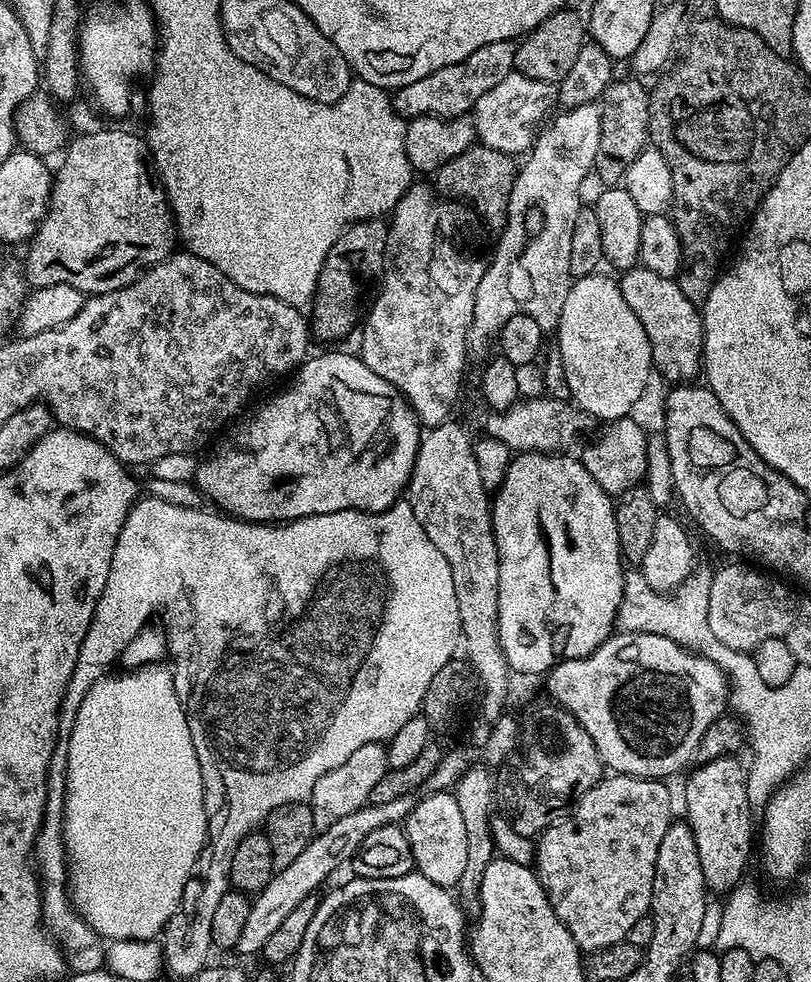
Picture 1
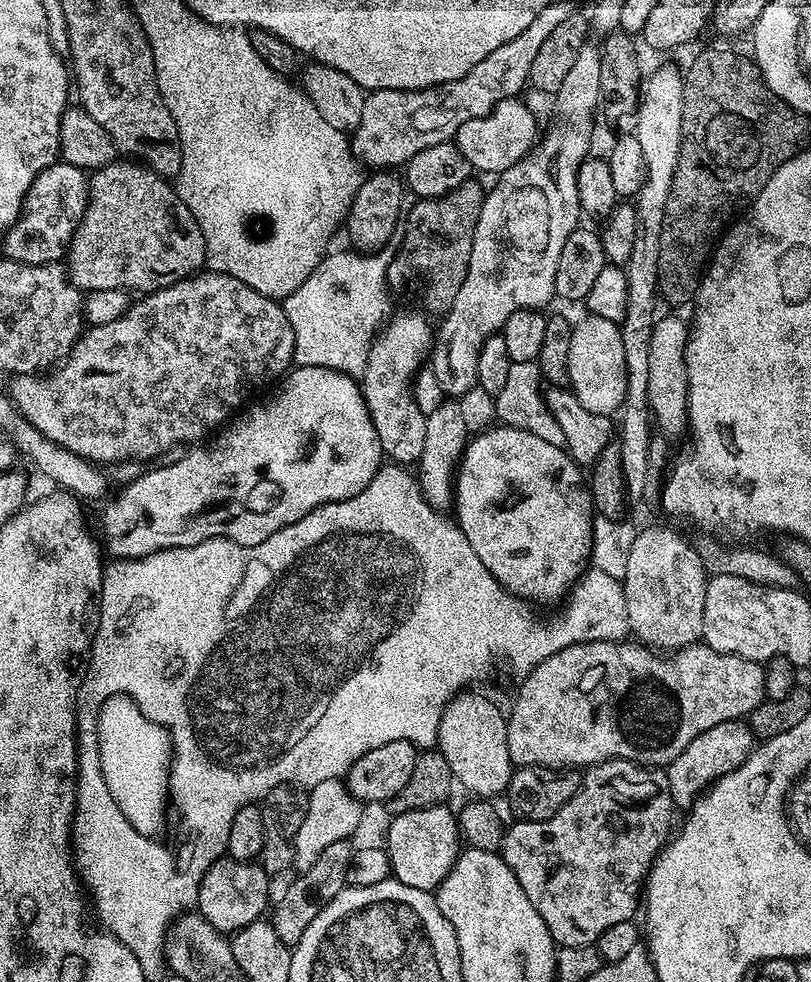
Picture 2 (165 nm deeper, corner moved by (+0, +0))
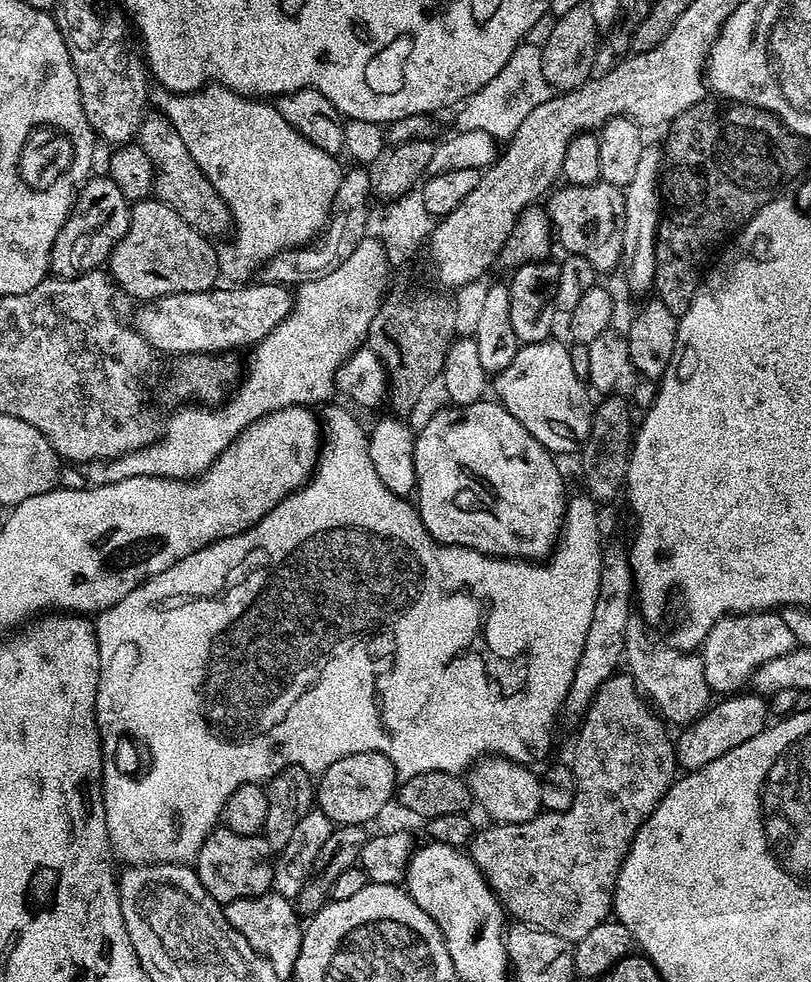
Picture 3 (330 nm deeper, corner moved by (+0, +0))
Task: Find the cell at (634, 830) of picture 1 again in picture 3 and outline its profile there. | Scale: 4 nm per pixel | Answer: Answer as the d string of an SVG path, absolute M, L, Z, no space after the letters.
M617 674L612 676L596 691L596 698L588 707L588 713L579 721L580 733L576 736L576 749L572 752L570 767L576 778L576 793L570 810L565 812L541 811L533 820L522 822L518 825L489 823L489 828L484 828L475 833L470 841L470 855L478 870L486 878L486 882L492 887L492 892L504 905L504 911L509 917L515 918L519 923L530 924L533 928L541 928L550 934L558 934L558 938L577 942L590 933L594 926L607 921L613 915L612 896L616 893L616 879L620 873L622 862L626 854L632 848L632 840L638 834L640 827L646 822L646 818L662 802L662 798L668 792L674 777L678 772L676 763L676 746L673 737L668 737L669 729L665 721L654 711L653 705L642 695L637 681L631 675Z

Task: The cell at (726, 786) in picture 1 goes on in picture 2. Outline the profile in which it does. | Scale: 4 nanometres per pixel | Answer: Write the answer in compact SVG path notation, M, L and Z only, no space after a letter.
M747 719L718 722L718 726L710 726L710 730L702 730L678 758L674 758L666 766L668 785L672 795L672 803L677 809L687 810L692 807L693 800L711 785L713 780L730 774L746 762L752 753L754 735Z

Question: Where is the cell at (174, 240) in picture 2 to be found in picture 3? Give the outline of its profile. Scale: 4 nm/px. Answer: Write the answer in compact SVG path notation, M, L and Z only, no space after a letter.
M137 200L131 205L125 236L116 241L107 258L106 271L121 293L133 296L136 302L156 300L172 292L209 292L221 279L220 258L212 244L209 237L182 222L161 200Z

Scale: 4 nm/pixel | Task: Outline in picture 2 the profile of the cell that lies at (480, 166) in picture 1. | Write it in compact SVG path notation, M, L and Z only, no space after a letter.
M469 178L462 182L462 186L450 190L444 196L419 199L409 210L409 217L404 221L405 233L400 248L389 264L389 289L396 290L411 276L417 276L424 283L423 307L429 313L447 312L462 282L466 282L466 270L470 270L470 250L474 246L474 230L478 226L478 214L482 214L485 195L486 188L476 178Z

